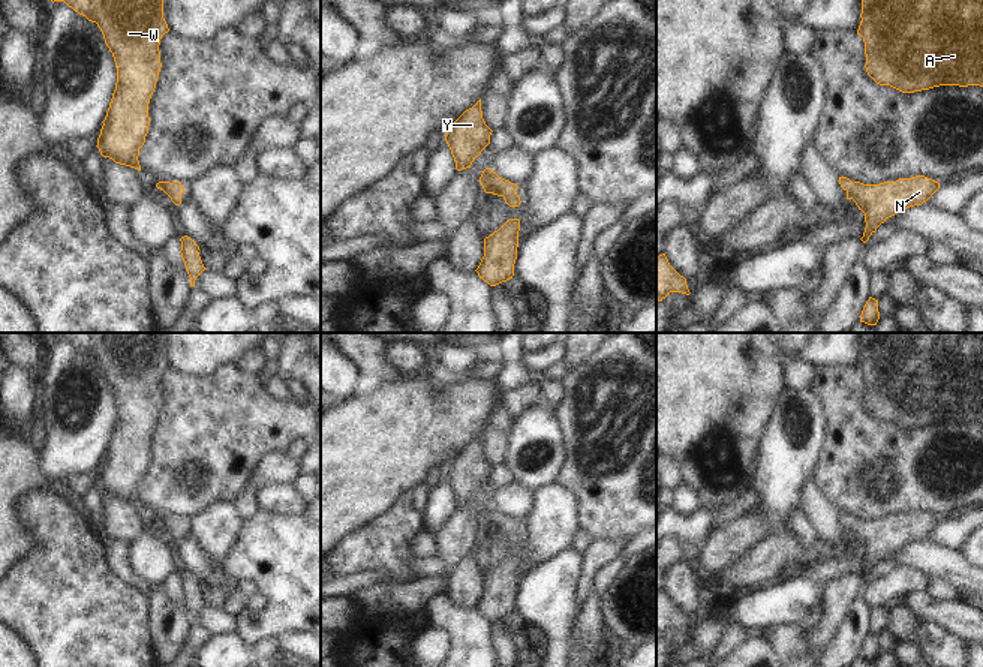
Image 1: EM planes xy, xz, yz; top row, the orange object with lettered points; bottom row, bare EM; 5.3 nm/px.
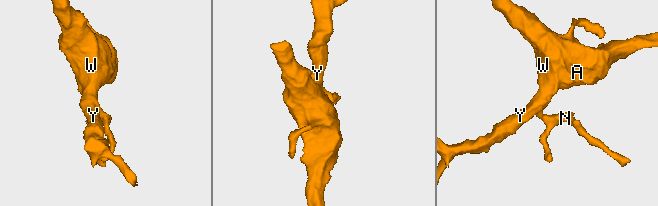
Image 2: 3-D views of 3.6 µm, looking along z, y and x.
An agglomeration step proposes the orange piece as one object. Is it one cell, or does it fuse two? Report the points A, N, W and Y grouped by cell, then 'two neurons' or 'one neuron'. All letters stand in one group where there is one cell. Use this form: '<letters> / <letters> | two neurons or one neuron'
A N W Y | one neuron

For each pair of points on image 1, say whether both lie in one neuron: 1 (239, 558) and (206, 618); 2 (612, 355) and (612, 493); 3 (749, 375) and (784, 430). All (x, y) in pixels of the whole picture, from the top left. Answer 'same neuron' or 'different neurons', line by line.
1: different neurons
2: same neuron
3: different neurons

